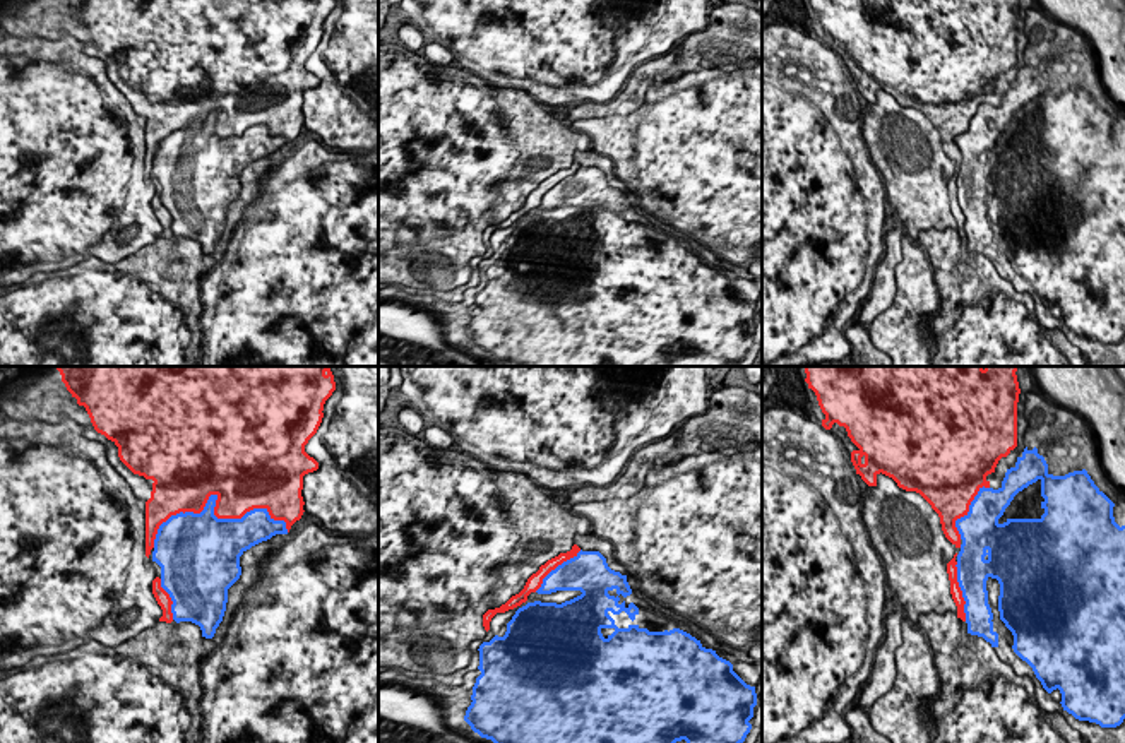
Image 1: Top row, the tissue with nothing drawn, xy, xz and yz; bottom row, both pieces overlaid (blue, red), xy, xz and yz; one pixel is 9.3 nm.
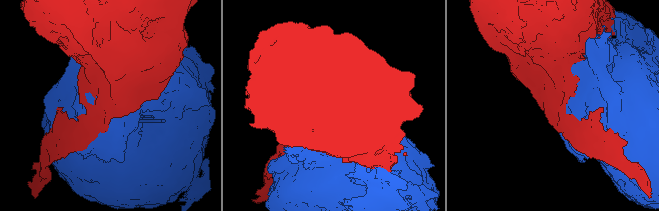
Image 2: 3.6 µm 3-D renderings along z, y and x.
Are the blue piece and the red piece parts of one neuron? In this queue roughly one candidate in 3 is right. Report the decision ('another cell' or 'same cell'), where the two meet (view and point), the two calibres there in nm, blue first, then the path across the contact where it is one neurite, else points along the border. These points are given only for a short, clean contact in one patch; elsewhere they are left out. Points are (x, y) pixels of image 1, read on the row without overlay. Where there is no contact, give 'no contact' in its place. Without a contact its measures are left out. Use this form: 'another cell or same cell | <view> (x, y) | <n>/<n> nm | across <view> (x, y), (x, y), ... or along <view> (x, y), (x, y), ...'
another cell | xy (214, 120) | 300/400 nm

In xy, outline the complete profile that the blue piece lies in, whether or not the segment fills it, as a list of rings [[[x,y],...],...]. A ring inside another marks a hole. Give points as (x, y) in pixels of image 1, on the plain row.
[[[211,111],[200,130],[180,128],[158,146],[152,178],[161,183],[161,204],[170,211],[176,240],[192,238],[202,253],[212,255],[223,238],[228,205],[240,195],[240,173],[252,163],[276,151],[288,151],[284,137],[274,137],[267,125],[253,125],[241,135],[217,135],[214,132],[217,111]]]

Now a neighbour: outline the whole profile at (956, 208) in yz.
[[[957,169],[954,171],[954,175],[947,180],[947,190],[949,190],[949,197],[950,197],[950,211],[952,211],[952,216],[957,223],[957,235],[961,235],[962,238],[966,238],[966,229],[964,229],[964,214],[962,214],[962,207],[959,204],[959,199],[957,199],[957,178],[955,178],[955,173]]]

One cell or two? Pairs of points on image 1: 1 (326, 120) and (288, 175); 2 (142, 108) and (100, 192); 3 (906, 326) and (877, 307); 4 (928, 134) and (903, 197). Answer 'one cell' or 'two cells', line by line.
1: two cells
2: two cells
3: two cells
4: one cell

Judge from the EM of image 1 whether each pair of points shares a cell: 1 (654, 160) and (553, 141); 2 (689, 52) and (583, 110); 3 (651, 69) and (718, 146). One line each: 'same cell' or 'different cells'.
1: different cells
2: same cell
3: different cells

